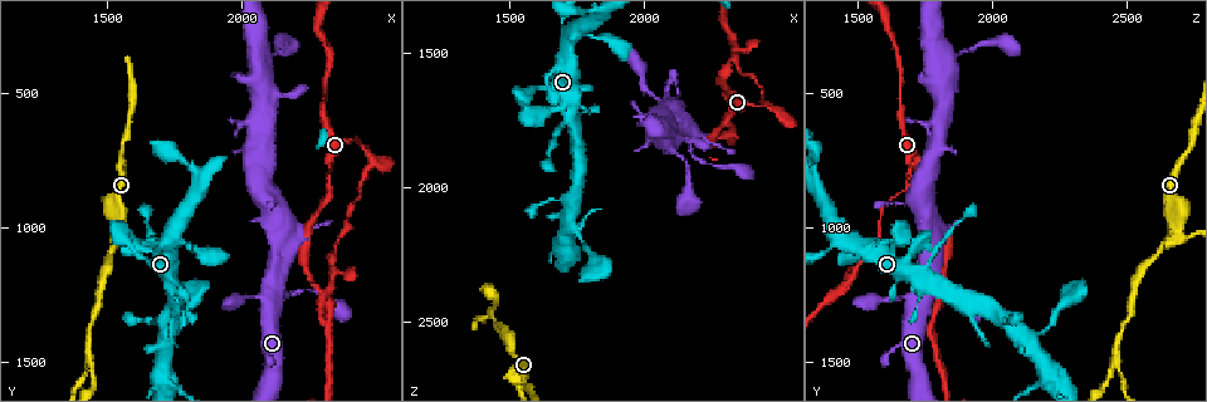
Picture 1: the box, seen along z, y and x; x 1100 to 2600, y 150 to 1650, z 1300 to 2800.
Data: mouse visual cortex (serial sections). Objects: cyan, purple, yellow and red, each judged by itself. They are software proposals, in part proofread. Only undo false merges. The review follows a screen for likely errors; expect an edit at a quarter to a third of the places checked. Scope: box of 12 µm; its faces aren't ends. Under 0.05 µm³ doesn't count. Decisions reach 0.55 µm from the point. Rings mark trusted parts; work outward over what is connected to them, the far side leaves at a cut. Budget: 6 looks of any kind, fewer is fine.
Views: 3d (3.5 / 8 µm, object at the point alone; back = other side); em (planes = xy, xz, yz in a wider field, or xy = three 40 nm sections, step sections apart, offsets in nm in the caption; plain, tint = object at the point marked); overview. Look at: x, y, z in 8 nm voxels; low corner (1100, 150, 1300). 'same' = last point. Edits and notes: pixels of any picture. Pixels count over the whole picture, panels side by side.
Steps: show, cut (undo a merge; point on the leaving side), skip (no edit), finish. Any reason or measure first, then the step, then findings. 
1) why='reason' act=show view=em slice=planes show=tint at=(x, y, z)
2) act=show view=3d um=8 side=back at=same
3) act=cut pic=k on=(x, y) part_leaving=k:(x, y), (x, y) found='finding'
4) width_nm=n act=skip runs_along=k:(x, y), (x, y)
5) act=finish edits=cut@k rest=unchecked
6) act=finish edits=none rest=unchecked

why='calibre changes' act=show view=3d um=3.5 at=(1730, 1160, 1740)

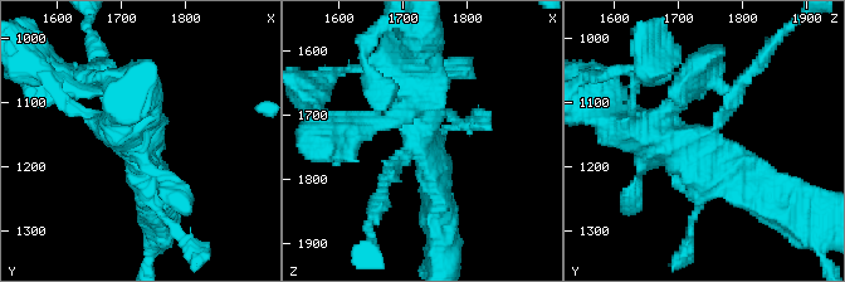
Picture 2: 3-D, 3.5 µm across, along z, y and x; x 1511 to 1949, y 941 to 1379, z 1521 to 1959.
act=show view=em slice=xy step=2 show=tint at=(1730, 1165, 1735)

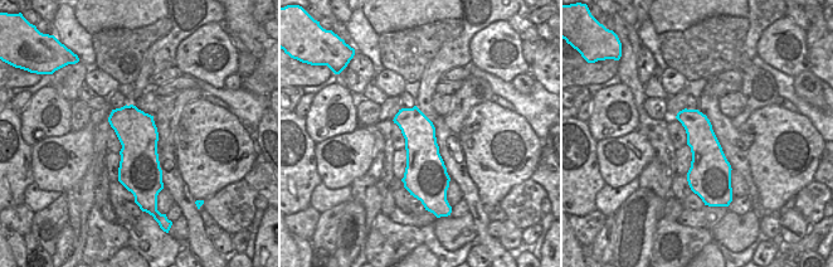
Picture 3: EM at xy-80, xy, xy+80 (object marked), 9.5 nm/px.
act=skip runs_along=2:(634, 130), (683, 152), (745, 79) found='one cell here'

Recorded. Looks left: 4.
why='branch point' act=show view=3d um=3.5 at=(2500, 740, 1710)

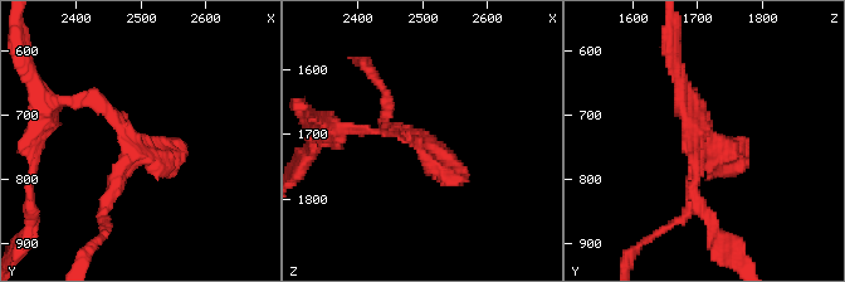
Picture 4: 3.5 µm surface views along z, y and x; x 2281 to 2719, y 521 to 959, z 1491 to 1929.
act=show view=em slice=xy step=2 show=tint at=(2490, 740, 1715)

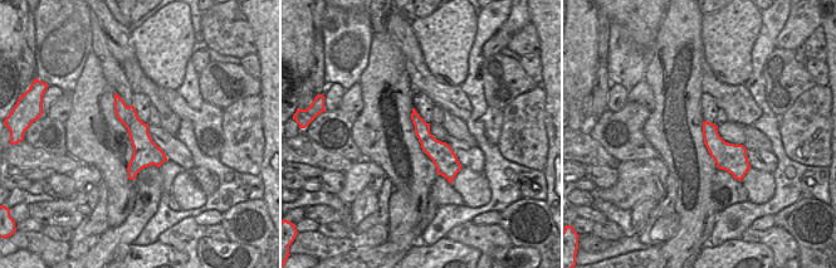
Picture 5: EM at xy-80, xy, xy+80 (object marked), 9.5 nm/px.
width_nm=200 act=cut pic=4 on=(102, 210) part_leaving=4:(122, 164), (91, 249) found='a second cell is stuck on'

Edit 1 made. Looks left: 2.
why='a fork' act=show view=3d um=3.5 at=(1420, 1490, 2470)

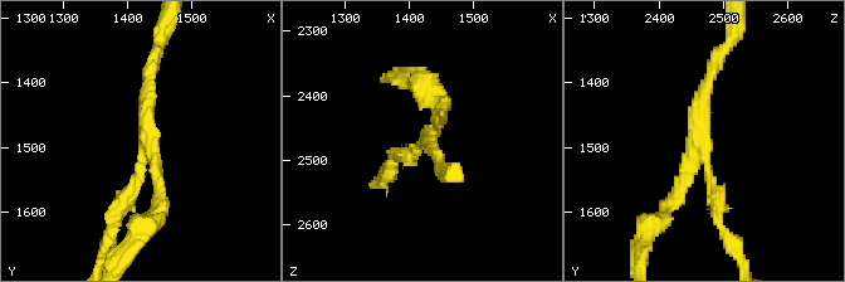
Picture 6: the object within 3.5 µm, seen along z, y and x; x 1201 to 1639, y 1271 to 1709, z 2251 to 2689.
arms=3 arm_widths_nm=200,200,200 why='now the EM' act=show view=em slice=xy step=3 show=tint at=(1430, 1490, 2460)

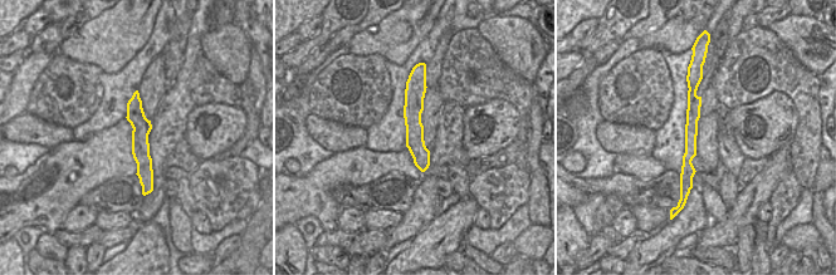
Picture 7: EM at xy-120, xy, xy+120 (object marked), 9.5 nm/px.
act=skip found='all the same cell'

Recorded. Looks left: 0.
act=finish edits=cut@4 rest=unchecked

